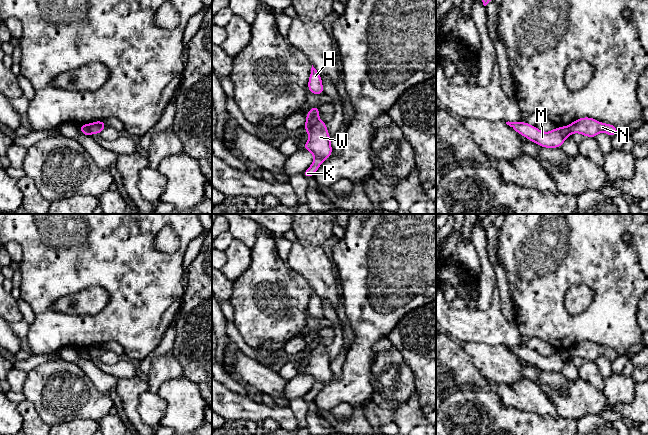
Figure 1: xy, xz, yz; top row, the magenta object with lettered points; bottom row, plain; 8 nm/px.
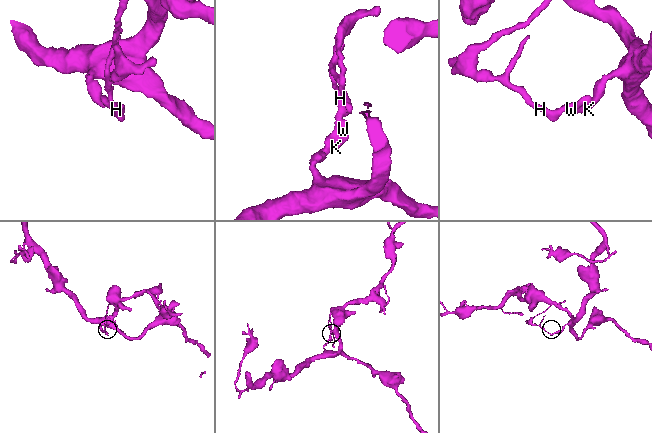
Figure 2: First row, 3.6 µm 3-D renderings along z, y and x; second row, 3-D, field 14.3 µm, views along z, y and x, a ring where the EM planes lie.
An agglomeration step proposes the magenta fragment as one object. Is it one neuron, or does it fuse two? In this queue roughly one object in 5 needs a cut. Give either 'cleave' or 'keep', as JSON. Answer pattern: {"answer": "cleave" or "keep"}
{"answer": "cleave"}

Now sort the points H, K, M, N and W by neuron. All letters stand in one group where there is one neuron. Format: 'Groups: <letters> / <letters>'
Groups: H M / K N W

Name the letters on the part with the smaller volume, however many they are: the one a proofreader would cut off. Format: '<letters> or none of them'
H, M

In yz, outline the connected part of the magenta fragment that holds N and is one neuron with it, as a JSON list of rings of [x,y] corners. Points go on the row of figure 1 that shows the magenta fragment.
[[[591,117],[577,119],[570,123],[568,128],[571,133],[580,133],[590,138],[595,138],[601,132],[605,132],[610,137],[614,137],[619,132],[615,125],[602,123]]]

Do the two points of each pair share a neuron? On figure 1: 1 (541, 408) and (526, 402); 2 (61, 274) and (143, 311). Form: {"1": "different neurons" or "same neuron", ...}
{"1": "same neuron", "2": "same neuron"}

